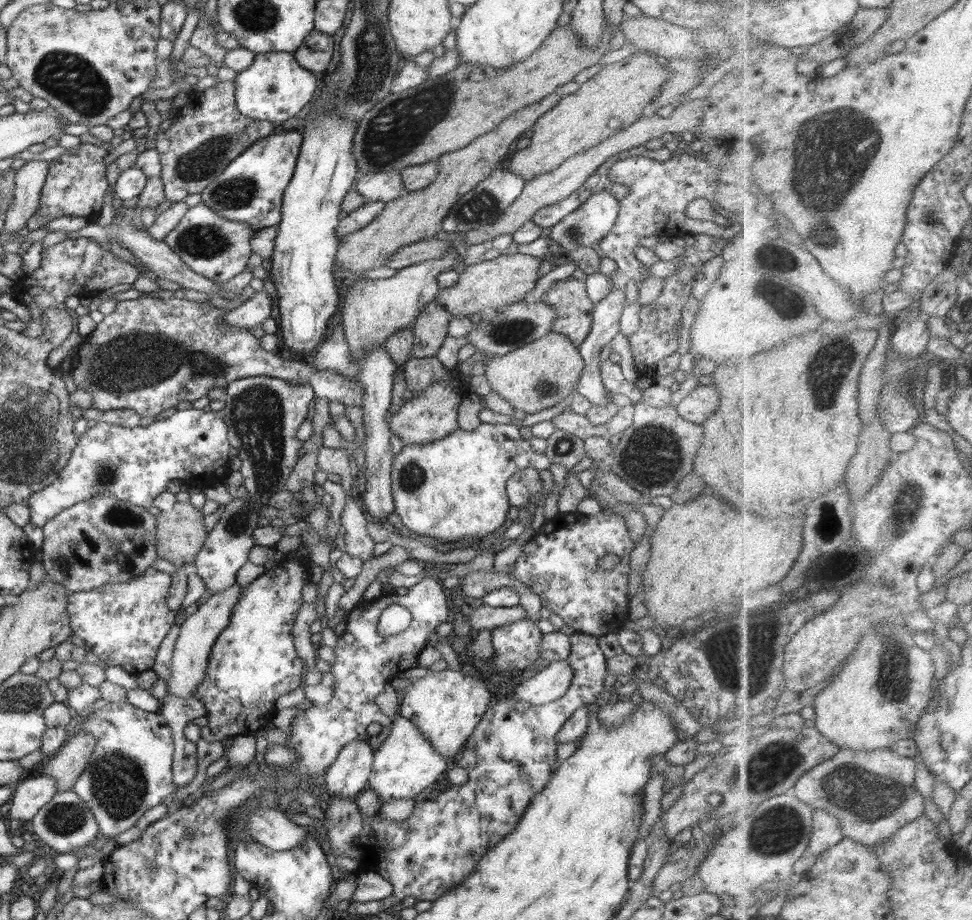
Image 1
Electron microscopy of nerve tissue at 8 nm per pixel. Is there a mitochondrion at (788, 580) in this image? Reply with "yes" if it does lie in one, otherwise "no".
no

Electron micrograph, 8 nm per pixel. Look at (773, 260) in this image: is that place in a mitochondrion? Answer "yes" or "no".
yes

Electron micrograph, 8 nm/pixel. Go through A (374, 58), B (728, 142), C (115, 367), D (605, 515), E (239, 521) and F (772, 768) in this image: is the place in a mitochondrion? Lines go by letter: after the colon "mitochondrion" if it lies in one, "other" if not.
A: mitochondrion
B: other
C: mitochondrion
D: other
E: mitochondrion
F: mitochondrion

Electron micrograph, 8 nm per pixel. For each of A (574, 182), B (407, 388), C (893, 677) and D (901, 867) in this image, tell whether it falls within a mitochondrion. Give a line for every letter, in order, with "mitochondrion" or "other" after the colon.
A: other
B: other
C: mitochondrion
D: other

